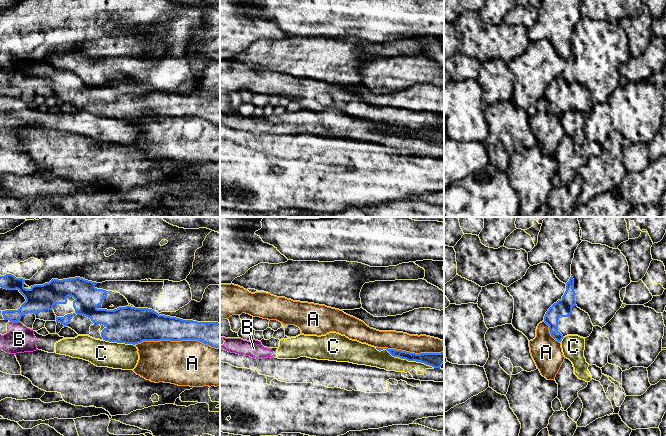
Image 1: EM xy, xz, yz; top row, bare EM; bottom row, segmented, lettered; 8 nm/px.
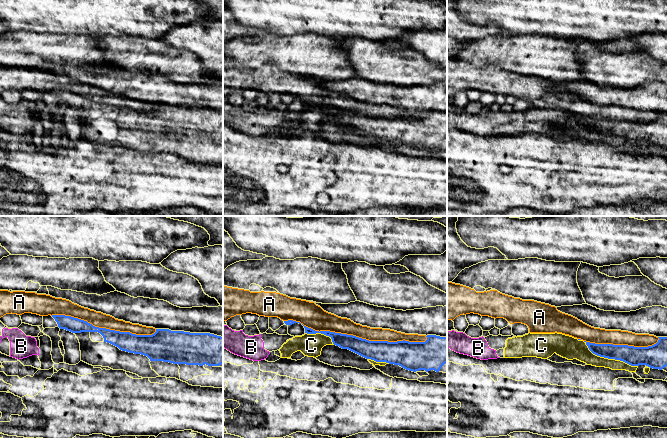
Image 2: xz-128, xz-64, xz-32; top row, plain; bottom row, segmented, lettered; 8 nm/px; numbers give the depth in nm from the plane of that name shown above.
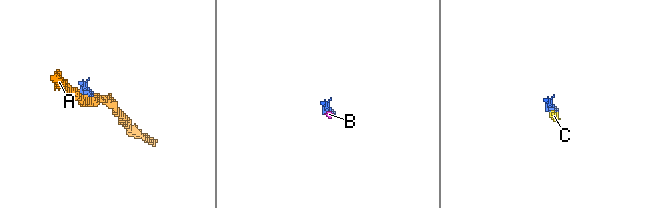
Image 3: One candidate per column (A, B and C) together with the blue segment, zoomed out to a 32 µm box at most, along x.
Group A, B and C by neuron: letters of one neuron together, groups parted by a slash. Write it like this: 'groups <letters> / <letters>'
groups A / B C

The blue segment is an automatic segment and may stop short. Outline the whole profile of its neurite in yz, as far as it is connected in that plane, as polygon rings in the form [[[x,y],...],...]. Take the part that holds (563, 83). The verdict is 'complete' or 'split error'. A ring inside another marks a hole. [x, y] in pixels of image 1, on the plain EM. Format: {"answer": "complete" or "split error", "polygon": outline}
{"answer": "split error", "polygon": [[[571,51],[561,76],[546,88],[544,98],[549,102],[551,112],[561,118],[567,111],[587,114],[593,107],[590,92],[576,81],[574,55]]]}

